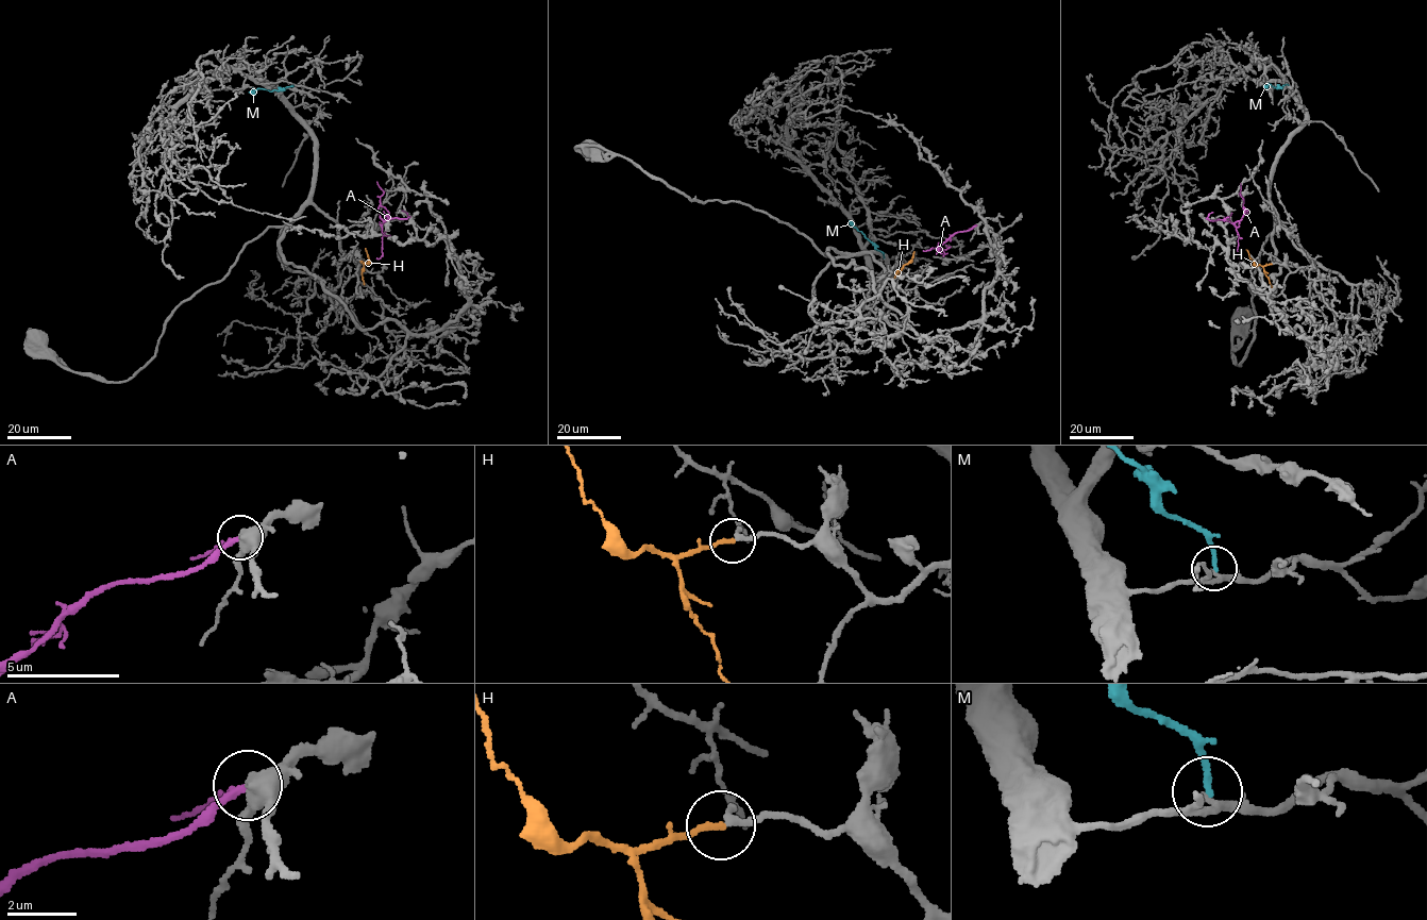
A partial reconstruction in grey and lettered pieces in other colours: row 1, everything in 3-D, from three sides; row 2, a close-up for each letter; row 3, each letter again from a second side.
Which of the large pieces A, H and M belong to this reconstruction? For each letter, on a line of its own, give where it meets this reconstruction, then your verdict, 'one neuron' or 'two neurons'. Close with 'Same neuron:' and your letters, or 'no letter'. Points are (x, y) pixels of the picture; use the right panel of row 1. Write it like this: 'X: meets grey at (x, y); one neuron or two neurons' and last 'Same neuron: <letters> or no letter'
A: meets grey at (1207, 218); two neurons
H: meets grey at (1271, 264); one neuron
M: meets grey at (1288, 85); two neurons
Same neuron: H

